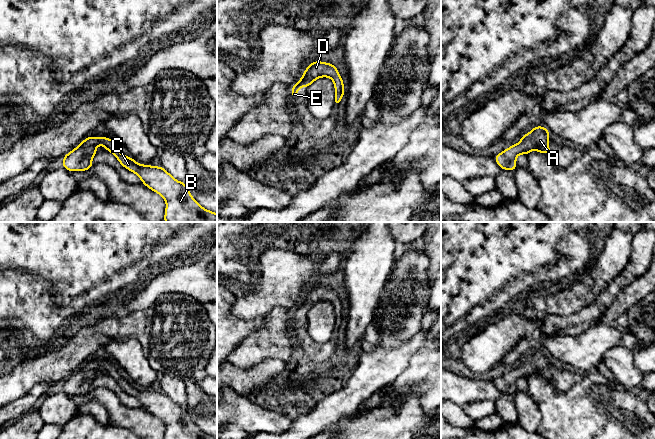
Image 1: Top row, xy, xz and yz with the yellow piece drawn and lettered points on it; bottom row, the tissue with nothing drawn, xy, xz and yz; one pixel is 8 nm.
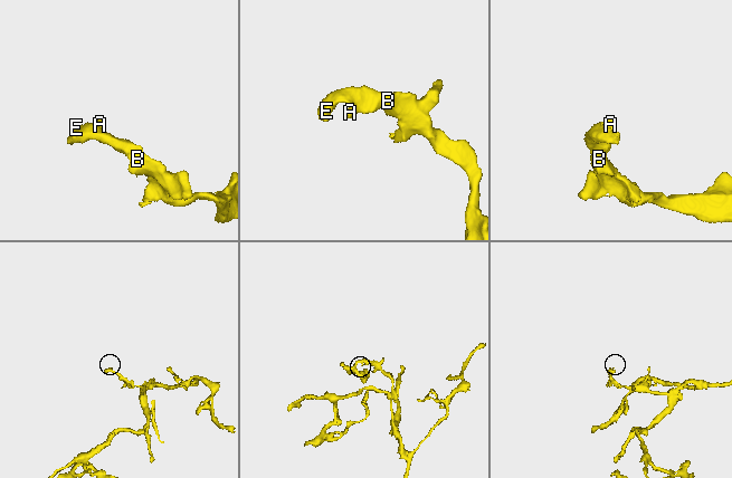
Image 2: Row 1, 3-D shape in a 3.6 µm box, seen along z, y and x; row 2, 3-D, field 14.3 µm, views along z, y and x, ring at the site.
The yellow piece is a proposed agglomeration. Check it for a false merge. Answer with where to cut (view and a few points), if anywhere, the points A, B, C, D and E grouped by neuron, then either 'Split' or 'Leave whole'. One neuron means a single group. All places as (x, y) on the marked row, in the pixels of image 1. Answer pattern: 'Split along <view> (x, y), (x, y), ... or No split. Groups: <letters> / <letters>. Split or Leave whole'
No split. Groups: A B C D E. Leave whole

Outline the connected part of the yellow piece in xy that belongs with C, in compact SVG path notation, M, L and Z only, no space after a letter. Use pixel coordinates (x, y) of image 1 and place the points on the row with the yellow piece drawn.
M88 136L79 146L71 150L63 157L62 167L70 172L87 171L91 169L93 157L97 154L96 147L103 145L106 151L112 153L119 161L120 165L127 170L135 173L142 181L142 183L150 190L162 196L166 202L166 209L164 214L165 222L217 222L217 213L204 209L191 195L186 183L180 182L173 178L162 166L153 167L149 164L141 165L137 163L132 157L127 157L122 154L111 138Z

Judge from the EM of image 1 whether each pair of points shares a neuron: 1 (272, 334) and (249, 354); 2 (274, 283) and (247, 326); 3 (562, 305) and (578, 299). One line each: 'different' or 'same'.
1: same
2: different
3: same

